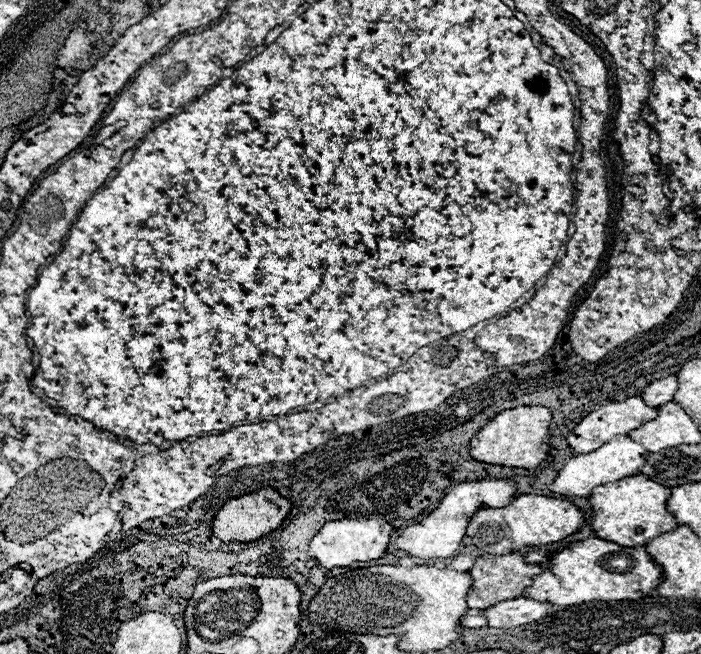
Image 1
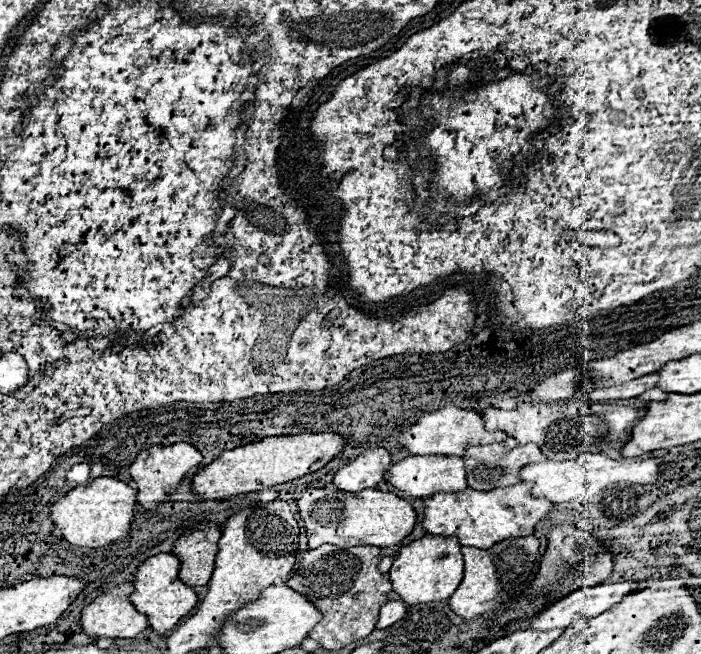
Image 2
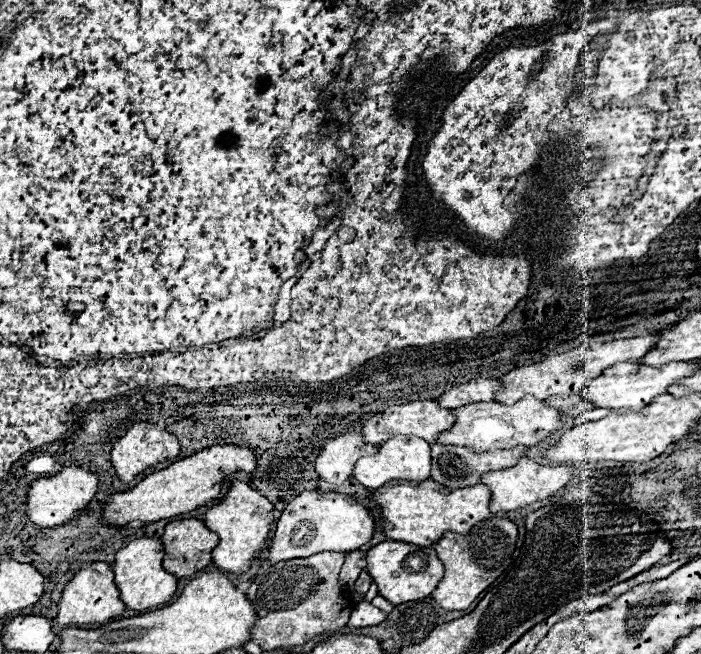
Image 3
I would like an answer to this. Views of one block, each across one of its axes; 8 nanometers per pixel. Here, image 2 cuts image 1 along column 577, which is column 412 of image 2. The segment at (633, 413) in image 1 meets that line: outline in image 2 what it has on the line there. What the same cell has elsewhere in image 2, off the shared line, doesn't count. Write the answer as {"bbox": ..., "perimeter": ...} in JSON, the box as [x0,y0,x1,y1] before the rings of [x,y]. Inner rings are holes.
{"bbox":[398,406,506,456],"perimeter":[[[454,406],[424,414],[414,426],[410,426],[398,436],[398,442],[406,446],[410,454],[440,454],[440,456],[462,456],[470,446],[496,444],[504,440],[506,440],[504,432],[488,432],[484,428],[484,420],[480,414],[460,410]]]}

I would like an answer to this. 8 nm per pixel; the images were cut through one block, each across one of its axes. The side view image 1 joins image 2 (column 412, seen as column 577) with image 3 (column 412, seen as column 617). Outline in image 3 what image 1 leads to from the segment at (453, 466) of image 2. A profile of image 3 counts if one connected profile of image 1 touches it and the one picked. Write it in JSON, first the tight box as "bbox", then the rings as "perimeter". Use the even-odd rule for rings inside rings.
{"bbox":[354,436,432,490],"perimeter":[[[398,436],[380,444],[378,454],[360,458],[354,468],[354,478],[362,486],[374,490],[390,480],[418,480],[418,482],[430,480],[430,470],[432,470],[432,446],[416,436]]]}

